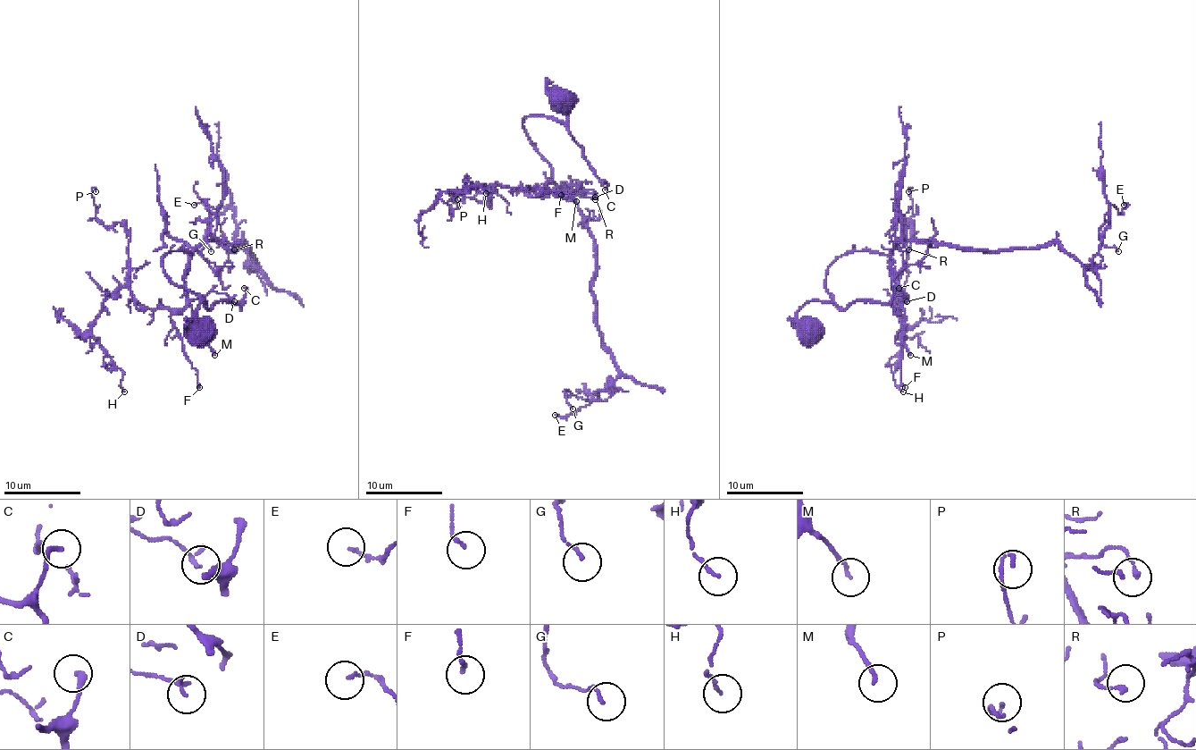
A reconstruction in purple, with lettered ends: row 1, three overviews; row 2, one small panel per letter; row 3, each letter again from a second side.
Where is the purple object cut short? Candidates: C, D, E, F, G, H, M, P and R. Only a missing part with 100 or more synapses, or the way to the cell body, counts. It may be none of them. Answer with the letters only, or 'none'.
none

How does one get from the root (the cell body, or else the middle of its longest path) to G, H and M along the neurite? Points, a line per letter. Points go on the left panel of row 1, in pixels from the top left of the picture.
G: (205, 332), (205, 301), (161, 260), (224, 241), (257, 265), (230, 208), (205, 231), (211, 251)
H: (205, 332), (171, 251), (189, 253), (182, 308), (119, 288), (92, 328), (124, 391)
M: (205, 332), (197, 318), (205, 301), (176, 285), (163, 268), (171, 251), (189, 253), (188, 305), (214, 355)

